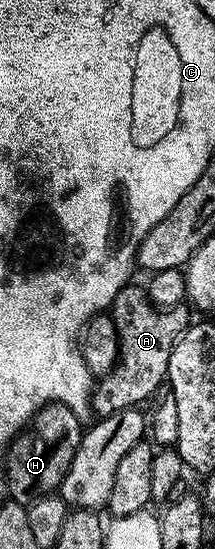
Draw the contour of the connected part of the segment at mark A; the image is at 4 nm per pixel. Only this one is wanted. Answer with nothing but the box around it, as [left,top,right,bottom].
[91,286,189,417]

